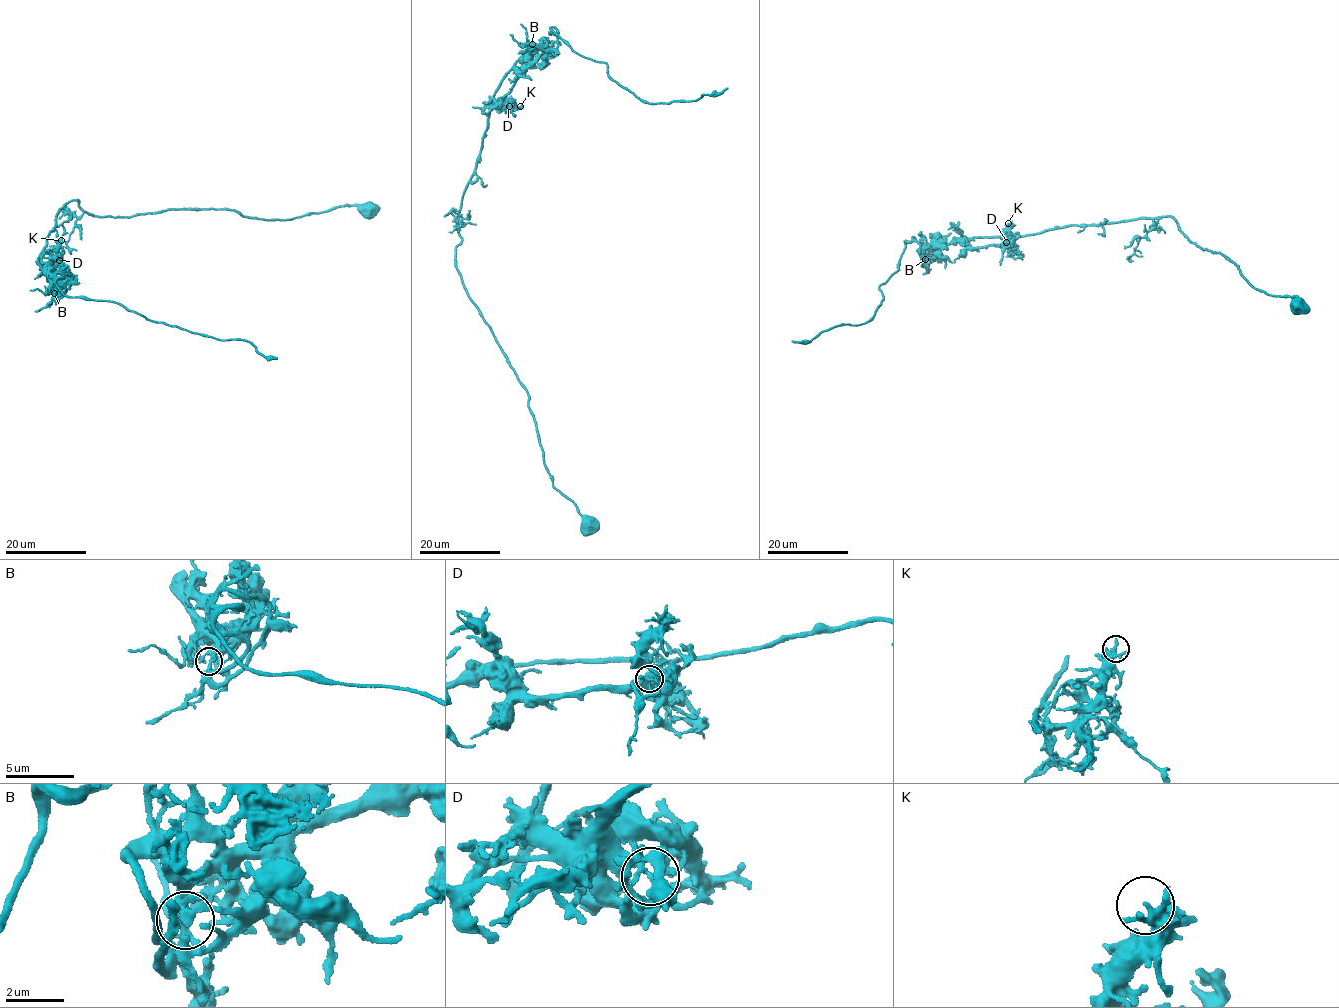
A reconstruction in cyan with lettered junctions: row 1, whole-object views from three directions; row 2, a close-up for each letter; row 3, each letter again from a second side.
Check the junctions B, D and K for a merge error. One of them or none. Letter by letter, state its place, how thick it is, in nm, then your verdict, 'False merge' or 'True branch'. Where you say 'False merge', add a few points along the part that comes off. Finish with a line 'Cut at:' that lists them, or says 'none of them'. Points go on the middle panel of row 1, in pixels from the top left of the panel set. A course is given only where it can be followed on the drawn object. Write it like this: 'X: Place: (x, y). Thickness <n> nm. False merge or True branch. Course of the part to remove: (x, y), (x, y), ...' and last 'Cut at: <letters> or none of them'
B: Place: (532, 44). Thickness 240 nm. True branch
D: Place: (509, 106). Thickness 180 nm. False merge. Course of the part to remove: (508, 106), (509, 110), (505, 110), (490, 101), (482, 107), (472, 107)
K: Place: (520, 106). Thickness 170 nm. True branch
Cut at: D

